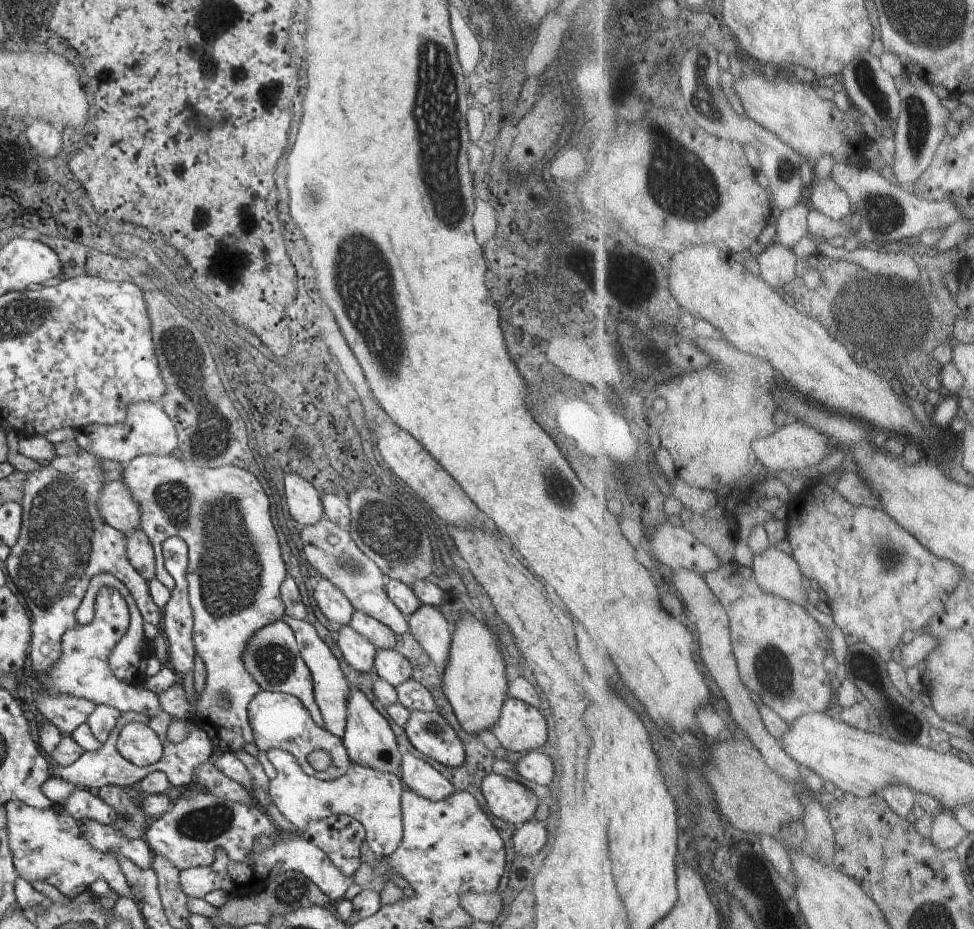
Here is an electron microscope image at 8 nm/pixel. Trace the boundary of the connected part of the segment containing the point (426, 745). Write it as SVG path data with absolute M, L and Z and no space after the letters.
M436 709L410 711L404 731L418 752L440 764L456 768L466 758L464 745L456 731Z

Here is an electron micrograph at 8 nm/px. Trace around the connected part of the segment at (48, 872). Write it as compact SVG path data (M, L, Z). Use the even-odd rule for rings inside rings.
M16 799L5 803L4 810L8 848L12 852L13 865L20 878L30 884L33 881L47 882L71 901L90 890L91 884L96 880L104 880L118 897L126 896L135 900L136 895L130 892L130 885L120 870L116 855L94 850L90 841L82 836L78 821L73 816L66 812L56 812L54 804L46 810L38 810Z

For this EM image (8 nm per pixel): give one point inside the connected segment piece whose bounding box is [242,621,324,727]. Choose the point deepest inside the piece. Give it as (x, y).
(271, 657)

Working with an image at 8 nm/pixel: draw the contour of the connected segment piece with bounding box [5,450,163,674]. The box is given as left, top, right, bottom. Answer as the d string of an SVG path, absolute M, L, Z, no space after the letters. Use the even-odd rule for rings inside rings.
M84 450L70 452L70 456L56 455L50 464L41 464L37 471L28 473L24 482L21 533L5 561L32 614L29 656L30 666L38 674L46 674L60 658L64 632L81 626L74 612L94 576L109 573L124 583L145 622L158 627L163 615L150 595L148 581L132 568L126 556L126 536L108 526L96 508L105 484L98 462L97 456Z

